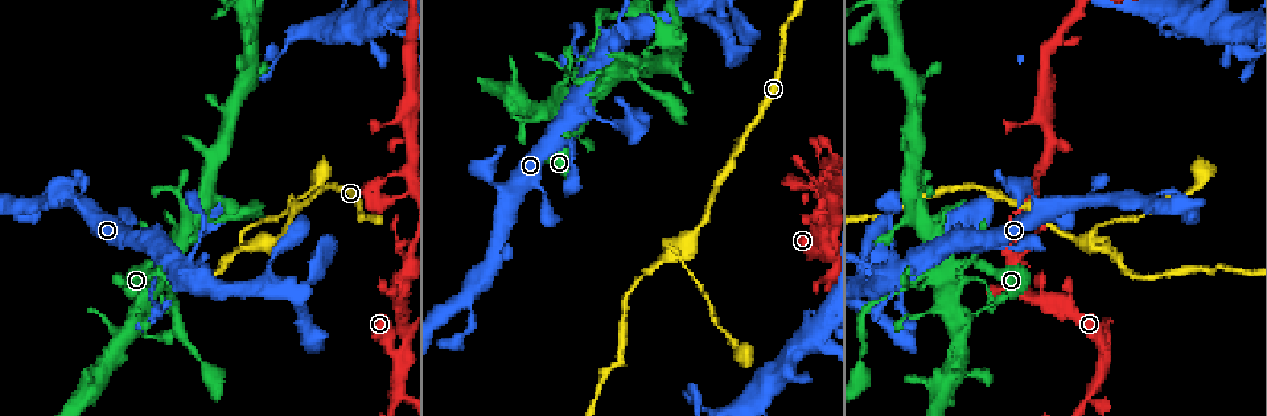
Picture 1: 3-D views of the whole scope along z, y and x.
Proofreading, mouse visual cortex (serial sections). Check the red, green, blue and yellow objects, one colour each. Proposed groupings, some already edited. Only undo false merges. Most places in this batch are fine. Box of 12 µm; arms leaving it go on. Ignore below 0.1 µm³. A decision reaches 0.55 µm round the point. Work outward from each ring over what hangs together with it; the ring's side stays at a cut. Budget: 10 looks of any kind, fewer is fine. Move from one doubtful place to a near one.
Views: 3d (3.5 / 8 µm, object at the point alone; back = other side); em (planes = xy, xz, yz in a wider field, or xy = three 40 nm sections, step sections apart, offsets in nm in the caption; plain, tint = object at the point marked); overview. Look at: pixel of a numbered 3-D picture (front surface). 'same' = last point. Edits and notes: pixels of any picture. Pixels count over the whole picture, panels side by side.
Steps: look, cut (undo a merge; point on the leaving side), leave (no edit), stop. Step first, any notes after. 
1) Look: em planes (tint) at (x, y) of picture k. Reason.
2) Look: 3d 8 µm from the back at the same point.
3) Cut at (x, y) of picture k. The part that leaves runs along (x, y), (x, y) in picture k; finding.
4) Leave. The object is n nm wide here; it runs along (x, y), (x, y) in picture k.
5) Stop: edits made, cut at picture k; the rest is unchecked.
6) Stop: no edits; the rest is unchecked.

Look: 3d 3.5 µm at (957, 267) of picture 1. Looks like a crossing.

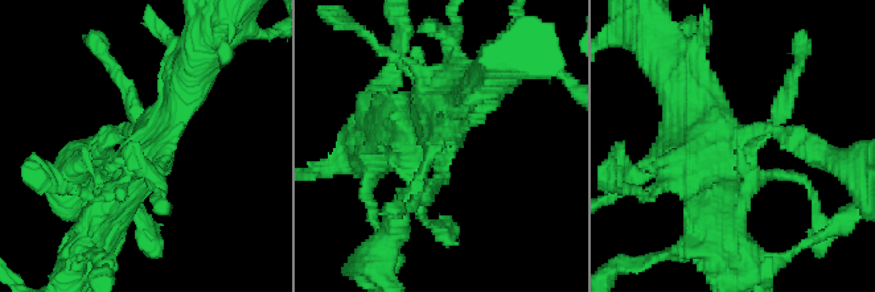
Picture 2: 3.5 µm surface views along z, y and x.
Look: em planes (tint) at (735, 146) of picture 2.

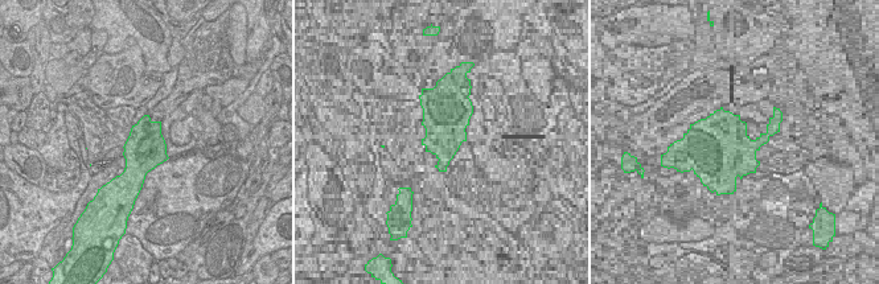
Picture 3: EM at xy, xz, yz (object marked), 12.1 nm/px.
Leave. It runs along (415, 190), (448, 115), (480, 89) in picture 2; one cell here.

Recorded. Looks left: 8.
Look: 3d 3.5 µm from the back at (627, 77) of picture 1.

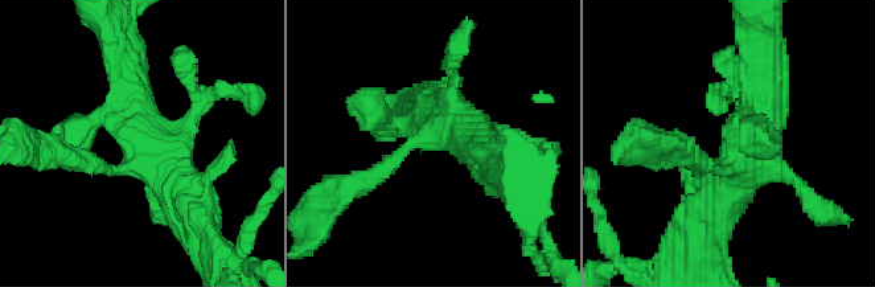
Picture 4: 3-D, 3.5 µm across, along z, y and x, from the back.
Look: em xy step 2 (tint) at (135, 161) of picture 4. Now the EM.

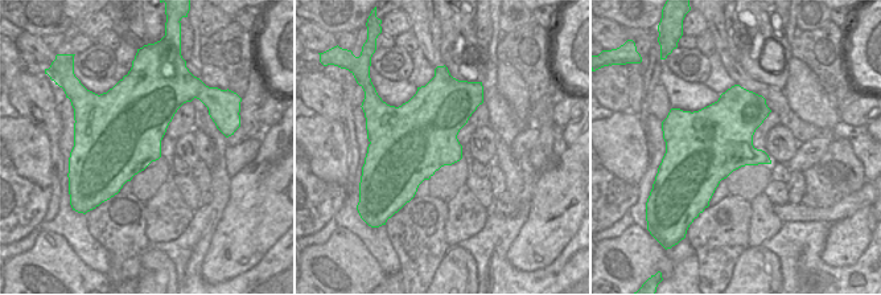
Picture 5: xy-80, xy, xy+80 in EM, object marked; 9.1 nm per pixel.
Leave. It runs along (202, 228), (136, 126), (128, 85) in picture 4; all the same cell.

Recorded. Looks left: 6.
Look: 3d 3.5 µm from the back at (1095, 248) of picture 1. Sharp bend.

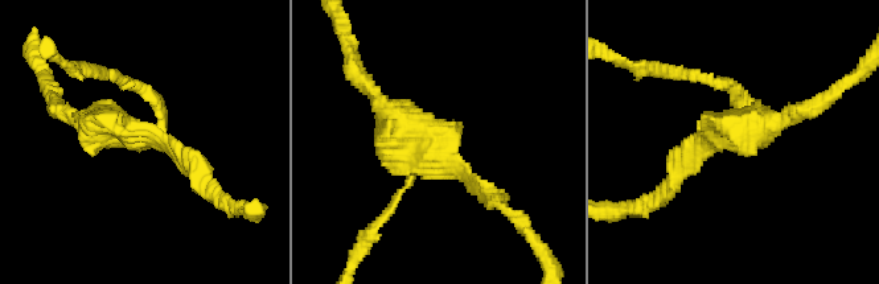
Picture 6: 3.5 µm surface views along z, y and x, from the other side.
Look: em xy step 2 (tint) at (427, 138) of picture 6.

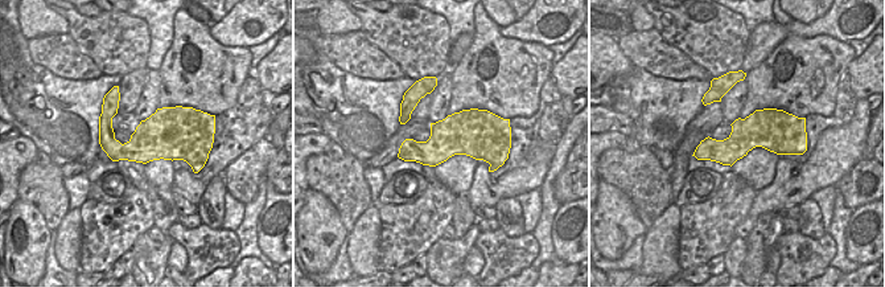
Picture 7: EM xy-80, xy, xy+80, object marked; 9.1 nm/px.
Leave. It runs along (362, 86), (489, 194) in picture 6; all the same cell.

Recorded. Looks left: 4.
Look: 3d 8 µm at (1101, 358) of picture 1. Two arms in line, one across.

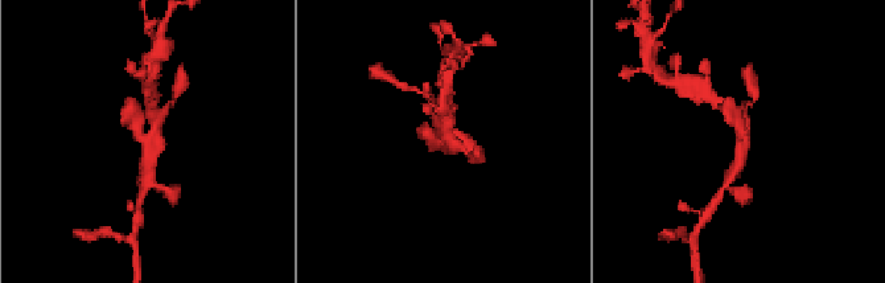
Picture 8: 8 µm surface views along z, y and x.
Look: 3d 3.5 µm from the back at (145, 141) of picture 8. Zoom in.

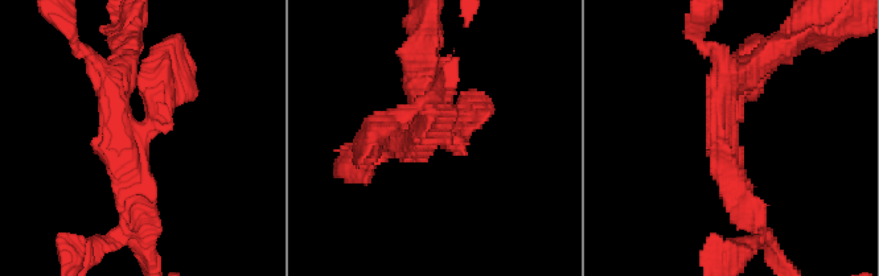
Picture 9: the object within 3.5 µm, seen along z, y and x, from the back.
Look: em xy step 3 (tint) at (731, 136) of picture 9. 3 arms meet here; the arms are 300, 300, 300 nm wide; now the EM.

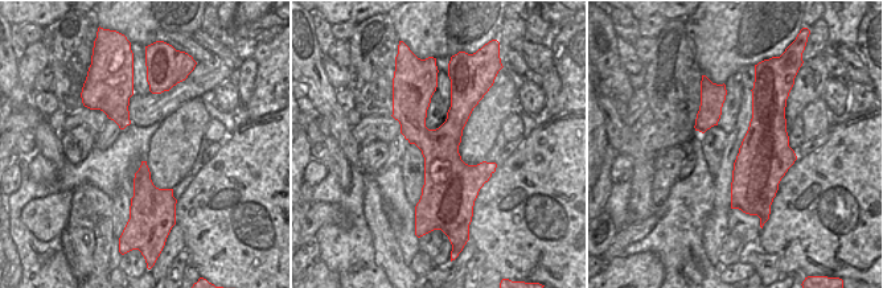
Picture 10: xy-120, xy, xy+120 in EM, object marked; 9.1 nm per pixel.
Leave. Continuous, no second cell.

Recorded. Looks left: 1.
Stop: no edits; the rest is unchecked.

